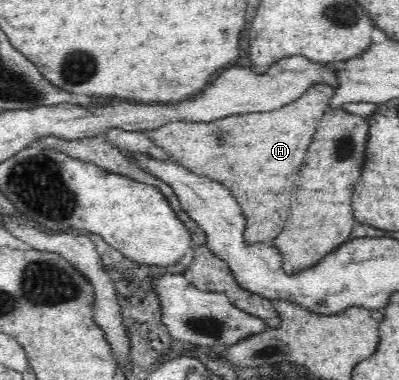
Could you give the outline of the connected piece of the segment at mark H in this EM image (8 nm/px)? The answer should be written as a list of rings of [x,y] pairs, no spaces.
[[[317,83],[311,85],[303,96],[295,99],[295,102],[291,102],[291,104],[287,104],[287,106],[283,106],[280,110],[271,110],[271,112],[260,112],[260,113],[245,113],[245,114],[234,114],[225,118],[218,118],[217,120],[211,122],[170,122],[160,126],[159,128],[146,131],[147,136],[160,146],[163,150],[167,151],[167,154],[171,155],[172,161],[180,164],[181,166],[185,166],[187,170],[189,170],[193,174],[197,174],[199,176],[205,176],[210,178],[211,180],[215,180],[223,184],[223,186],[227,186],[229,190],[231,190],[231,194],[235,196],[235,200],[239,202],[239,206],[245,215],[245,219],[247,219],[247,224],[245,224],[245,229],[243,232],[243,238],[247,244],[255,244],[258,242],[266,243],[273,245],[275,236],[283,230],[283,226],[285,226],[285,220],[287,220],[287,214],[289,214],[289,192],[293,190],[293,176],[297,176],[297,172],[299,172],[299,168],[301,168],[301,164],[303,164],[303,160],[305,160],[305,152],[307,152],[307,148],[311,144],[313,140],[316,128],[321,123],[324,118],[324,115],[329,110],[329,104],[331,98],[335,94],[335,87],[333,85]]]

